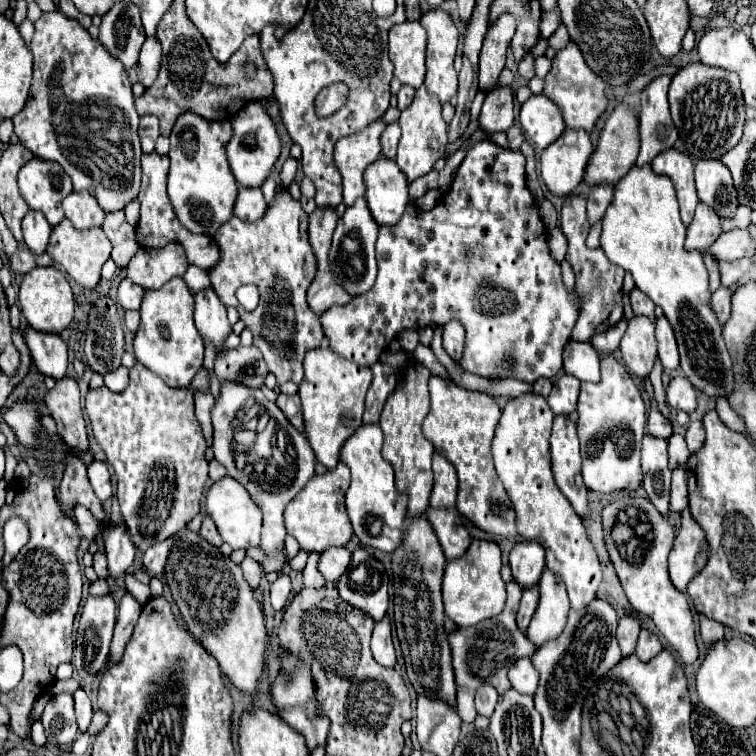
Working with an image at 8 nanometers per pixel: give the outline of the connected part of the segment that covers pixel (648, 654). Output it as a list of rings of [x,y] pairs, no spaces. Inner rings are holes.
[[[641,628],[639,634],[639,642],[637,642],[637,650],[635,654],[639,656],[641,662],[649,662],[653,656],[657,656],[663,650],[663,644],[659,640],[657,634],[653,634],[649,628]]]

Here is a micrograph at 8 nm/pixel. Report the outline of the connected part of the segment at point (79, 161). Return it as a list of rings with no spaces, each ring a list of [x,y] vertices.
[[[53,10],[53,12],[43,12],[41,18],[35,22],[35,34],[31,38],[31,54],[33,54],[33,84],[31,84],[31,92],[29,92],[29,98],[27,98],[27,104],[25,108],[13,116],[13,124],[15,124],[15,134],[19,138],[19,142],[33,152],[33,156],[41,158],[41,160],[53,160],[57,164],[61,164],[65,168],[65,172],[71,176],[73,180],[73,190],[89,190],[99,206],[105,210],[105,212],[117,212],[117,210],[123,210],[129,202],[133,202],[139,194],[139,186],[141,186],[141,166],[139,166],[139,158],[141,158],[141,144],[139,144],[139,134],[137,134],[137,126],[139,126],[139,114],[135,110],[135,100],[133,100],[133,94],[131,94],[131,82],[127,78],[127,72],[123,68],[123,64],[113,58],[103,46],[99,40],[91,38],[89,32],[77,22],[77,20],[69,20],[65,14],[61,14],[59,10]]]

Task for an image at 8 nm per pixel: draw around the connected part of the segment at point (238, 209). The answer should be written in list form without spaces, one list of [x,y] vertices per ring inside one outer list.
[[[241,188],[235,202],[235,216],[243,222],[257,222],[265,216],[267,202],[263,200],[261,188]]]

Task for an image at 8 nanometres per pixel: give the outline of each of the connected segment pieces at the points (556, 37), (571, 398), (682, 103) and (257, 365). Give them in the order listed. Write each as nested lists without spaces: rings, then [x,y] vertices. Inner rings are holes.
[[[561,24],[561,26],[557,28],[557,32],[549,38],[549,46],[551,46],[553,50],[561,50],[561,48],[565,48],[569,42],[571,42],[571,38],[569,38],[567,28],[565,28],[563,24]]]
[[[563,374],[553,382],[553,390],[547,398],[553,414],[571,414],[577,408],[579,384],[581,382],[569,374]]]
[[[691,62],[673,76],[669,86],[669,104],[679,138],[693,158],[721,158],[741,140],[745,104],[739,88],[739,76],[735,72]]]
[[[239,346],[235,350],[227,350],[215,362],[215,374],[221,382],[233,378],[241,384],[249,384],[251,388],[261,388],[267,372],[269,370],[263,354],[255,346]]]

